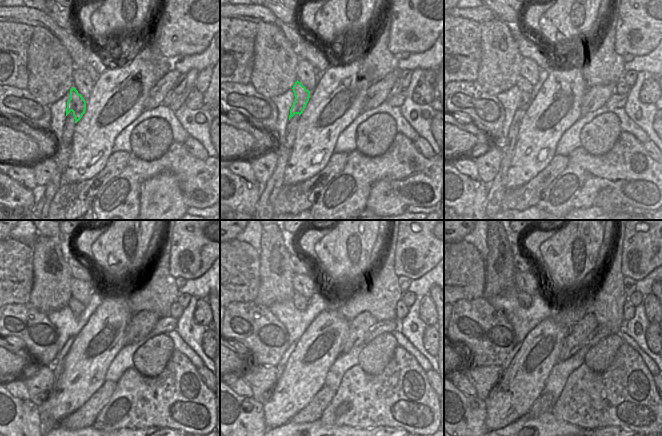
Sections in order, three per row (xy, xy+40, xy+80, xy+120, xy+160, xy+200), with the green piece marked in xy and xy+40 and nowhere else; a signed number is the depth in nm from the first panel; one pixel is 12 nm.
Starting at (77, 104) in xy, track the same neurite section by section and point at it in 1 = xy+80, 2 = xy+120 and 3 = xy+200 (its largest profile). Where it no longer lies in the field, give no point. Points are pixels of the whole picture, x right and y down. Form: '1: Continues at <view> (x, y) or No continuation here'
1: Continues at xy+80 (525, 87)
2: Continues at xy+120 (76, 307)
3: Continues at xy+200 (524, 299)

